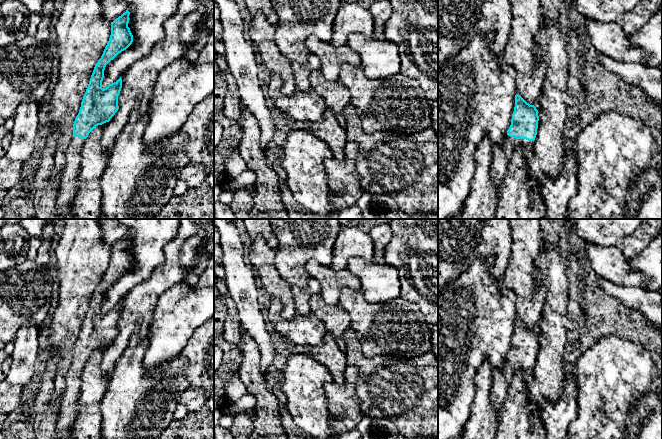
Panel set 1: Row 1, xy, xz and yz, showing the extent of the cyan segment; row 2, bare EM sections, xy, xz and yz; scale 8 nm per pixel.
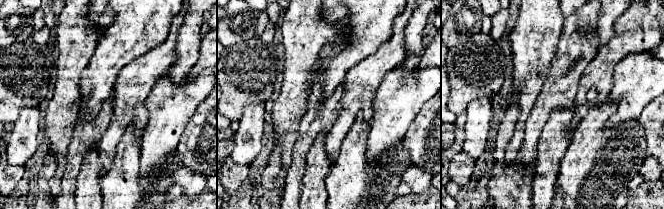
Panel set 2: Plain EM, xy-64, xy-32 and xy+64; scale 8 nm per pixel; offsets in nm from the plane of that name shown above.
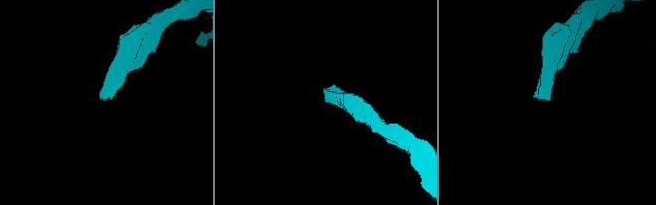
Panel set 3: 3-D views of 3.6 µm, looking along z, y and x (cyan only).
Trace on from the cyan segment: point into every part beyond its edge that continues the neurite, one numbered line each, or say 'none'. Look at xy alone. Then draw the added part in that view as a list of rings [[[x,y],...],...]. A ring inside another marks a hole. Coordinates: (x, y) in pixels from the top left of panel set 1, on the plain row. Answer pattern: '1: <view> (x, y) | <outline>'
1: xy (68, 405) | [[[72,361],[65,376],[65,389],[59,401],[57,435],[65,438],[72,433],[73,423],[78,413],[78,397],[81,391],[81,376],[85,363]]]

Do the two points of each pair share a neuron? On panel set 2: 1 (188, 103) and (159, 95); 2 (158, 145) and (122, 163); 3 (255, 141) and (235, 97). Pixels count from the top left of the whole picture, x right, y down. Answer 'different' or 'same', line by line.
1: same
2: different
3: different

